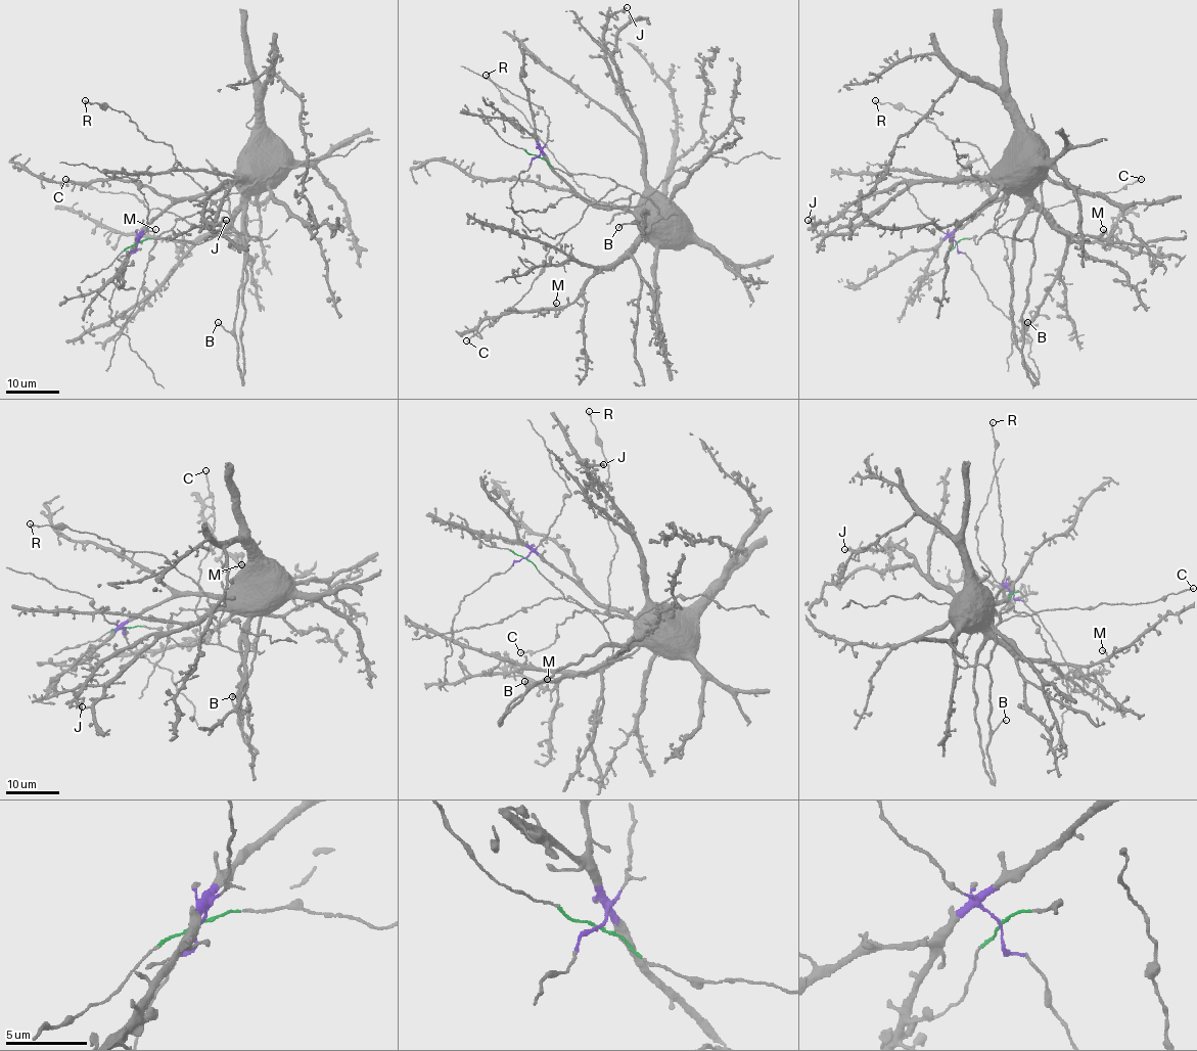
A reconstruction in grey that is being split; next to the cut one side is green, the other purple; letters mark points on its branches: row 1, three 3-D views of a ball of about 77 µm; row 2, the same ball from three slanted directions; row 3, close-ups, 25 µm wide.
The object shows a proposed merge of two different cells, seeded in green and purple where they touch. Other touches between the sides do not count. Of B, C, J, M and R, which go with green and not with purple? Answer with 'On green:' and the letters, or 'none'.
On green: B, C, R

